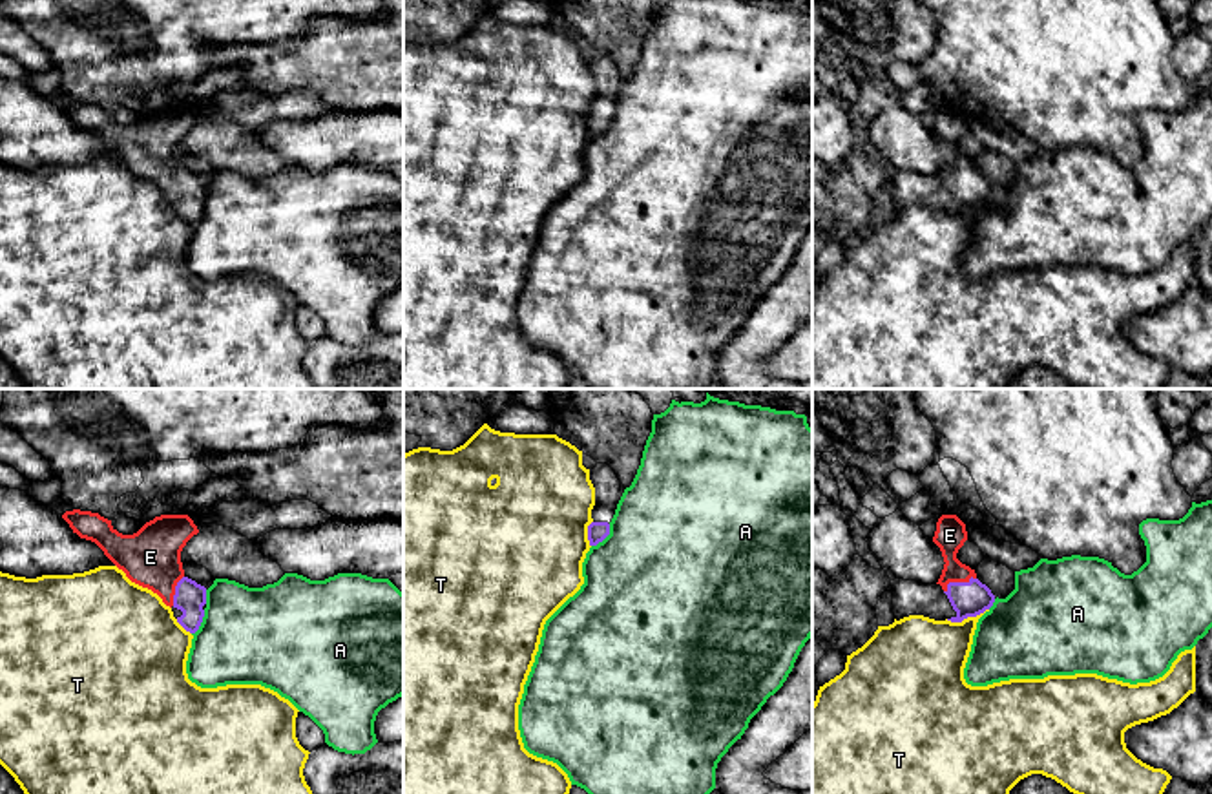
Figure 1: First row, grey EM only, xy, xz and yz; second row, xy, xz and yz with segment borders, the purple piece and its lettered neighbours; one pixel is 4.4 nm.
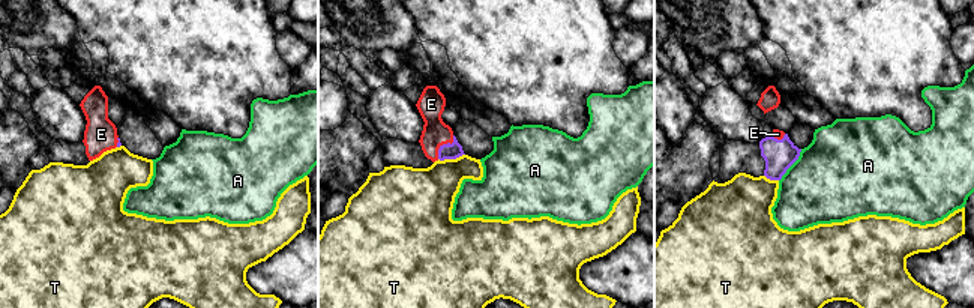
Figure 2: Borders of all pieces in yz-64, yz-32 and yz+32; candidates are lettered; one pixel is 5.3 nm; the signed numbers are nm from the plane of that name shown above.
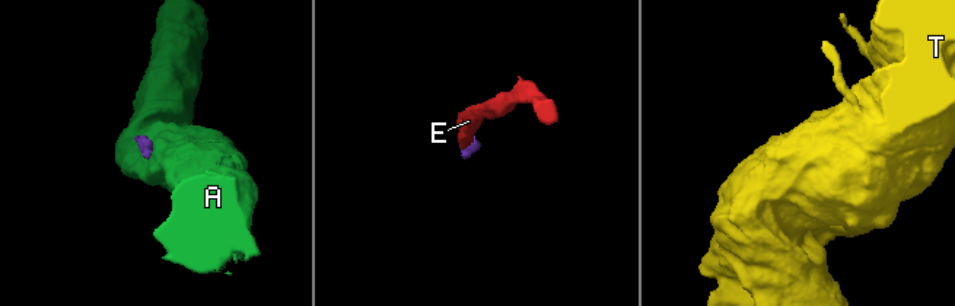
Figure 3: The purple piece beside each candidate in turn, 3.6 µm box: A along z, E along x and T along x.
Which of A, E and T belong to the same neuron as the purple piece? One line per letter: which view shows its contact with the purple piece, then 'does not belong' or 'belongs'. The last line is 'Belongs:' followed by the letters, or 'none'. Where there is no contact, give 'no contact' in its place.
A: meets purple in xz; does not belong
E: meets purple in yz; belongs
T: meets purple in yz; does not belong
Belongs: E

